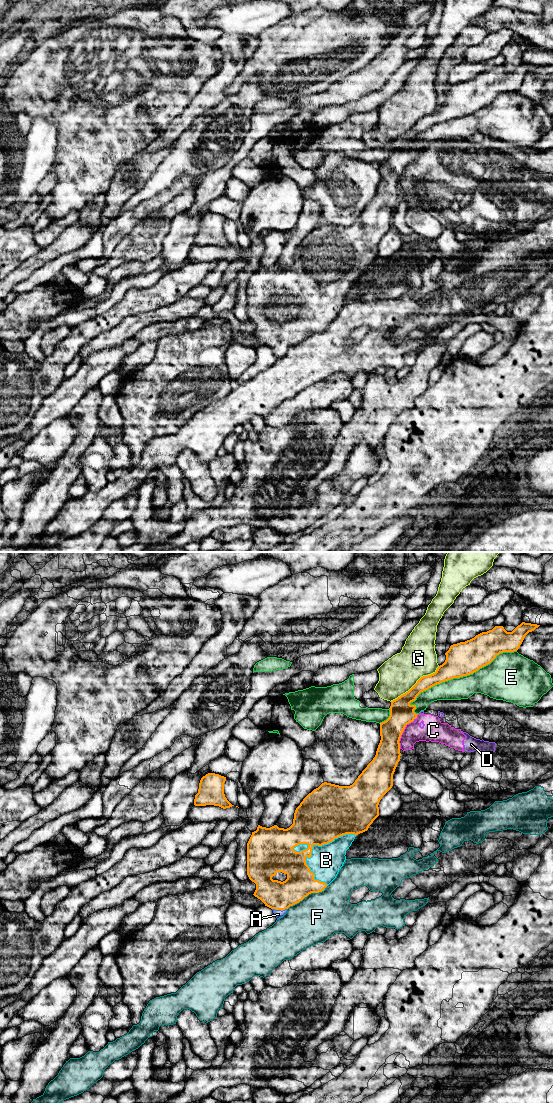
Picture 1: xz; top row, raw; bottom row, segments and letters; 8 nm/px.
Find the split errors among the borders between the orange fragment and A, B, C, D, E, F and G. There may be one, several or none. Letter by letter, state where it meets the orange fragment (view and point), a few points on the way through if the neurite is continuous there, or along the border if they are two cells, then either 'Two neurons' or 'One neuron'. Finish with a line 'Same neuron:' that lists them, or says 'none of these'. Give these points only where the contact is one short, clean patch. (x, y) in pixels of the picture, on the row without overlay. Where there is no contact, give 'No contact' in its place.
A: Touches orange at xz (279, 349). One neuron
B: Touches orange at xz (316, 284). One neuron
C: Touches orange at xz (401, 174). Boundary: xz (412, 161), (406, 165), (401, 175), (399, 188). Two neurons
D: Touches orange at xz (413, 160). Boundary: xz (415, 158), (412, 161). Two neurons
E: Touches orange at xz (462, 116). Two neurons
F: Touches orange at xz (304, 337). Two neurons
G: Touches orange at xz (416, 123). Two neurons
Same neuron: A, B

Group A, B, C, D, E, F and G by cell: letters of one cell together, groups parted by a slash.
A B / C D / E / F / G

